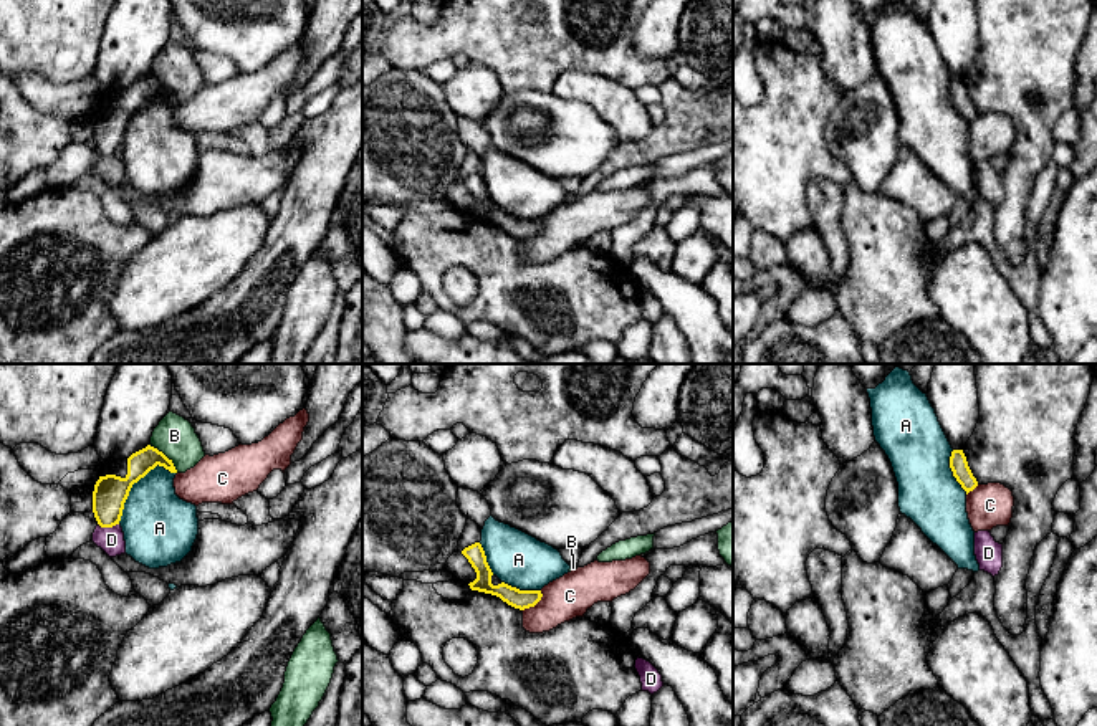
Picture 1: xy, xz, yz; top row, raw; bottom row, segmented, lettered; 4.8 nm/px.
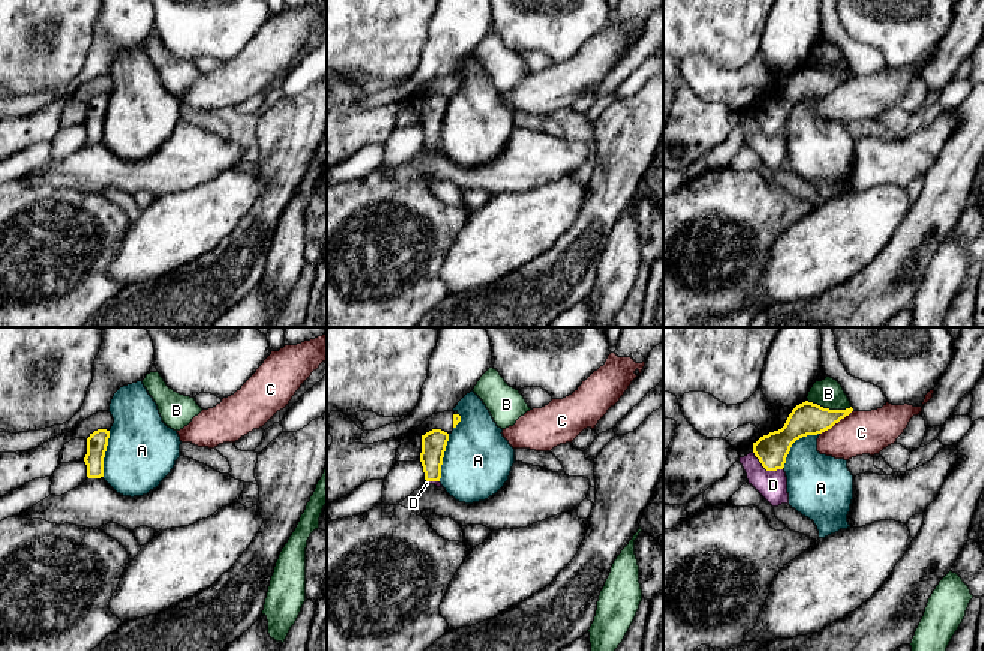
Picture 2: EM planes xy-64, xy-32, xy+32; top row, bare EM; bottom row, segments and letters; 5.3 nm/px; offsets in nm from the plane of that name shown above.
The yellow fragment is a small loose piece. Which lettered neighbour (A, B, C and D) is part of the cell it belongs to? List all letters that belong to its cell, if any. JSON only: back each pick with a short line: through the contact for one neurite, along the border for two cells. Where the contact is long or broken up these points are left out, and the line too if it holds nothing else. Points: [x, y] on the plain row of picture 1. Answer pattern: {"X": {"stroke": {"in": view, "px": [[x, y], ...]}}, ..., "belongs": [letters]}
{"belongs": []}

